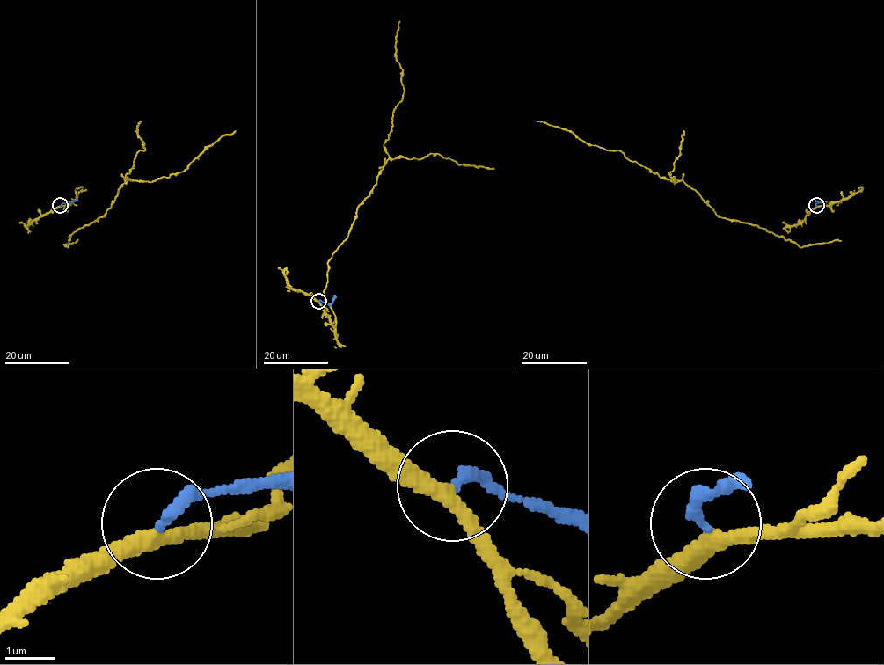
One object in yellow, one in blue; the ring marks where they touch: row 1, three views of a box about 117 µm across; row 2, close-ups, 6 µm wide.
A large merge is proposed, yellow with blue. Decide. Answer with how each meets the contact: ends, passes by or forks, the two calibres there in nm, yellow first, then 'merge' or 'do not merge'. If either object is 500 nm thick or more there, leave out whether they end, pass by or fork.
yellow passes by; blue ends; calibres 320 and 240 nm; do not merge

